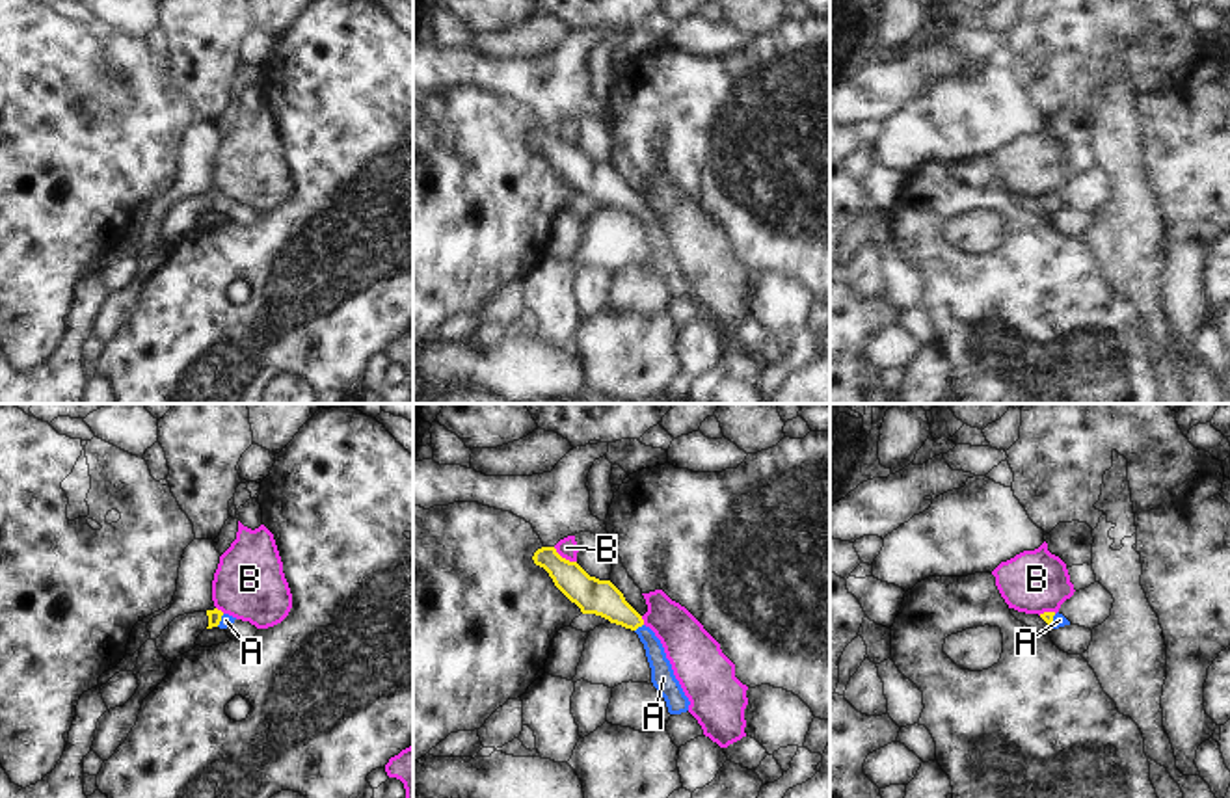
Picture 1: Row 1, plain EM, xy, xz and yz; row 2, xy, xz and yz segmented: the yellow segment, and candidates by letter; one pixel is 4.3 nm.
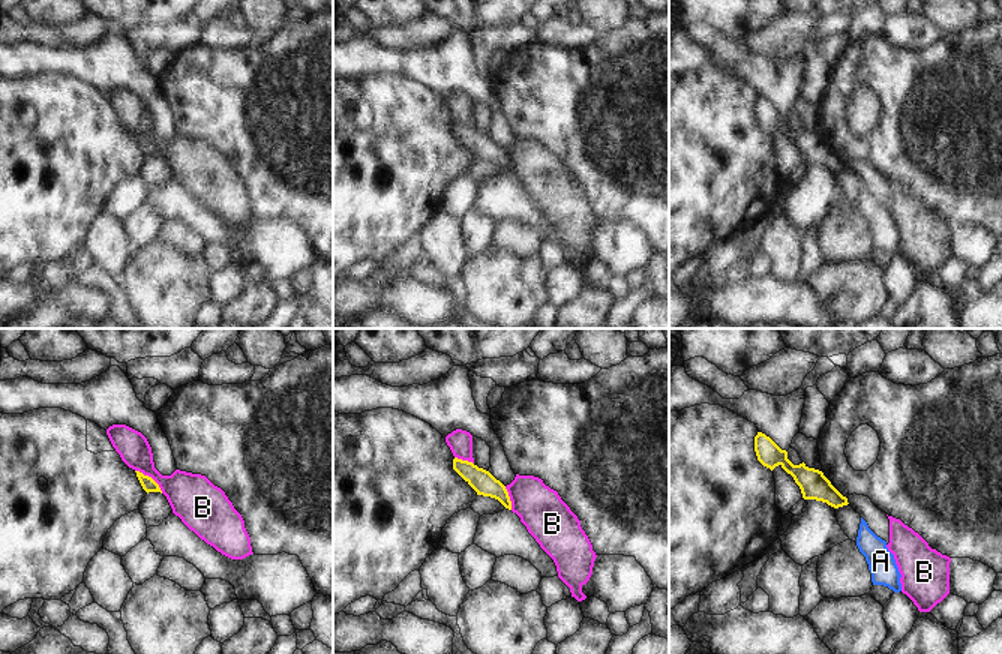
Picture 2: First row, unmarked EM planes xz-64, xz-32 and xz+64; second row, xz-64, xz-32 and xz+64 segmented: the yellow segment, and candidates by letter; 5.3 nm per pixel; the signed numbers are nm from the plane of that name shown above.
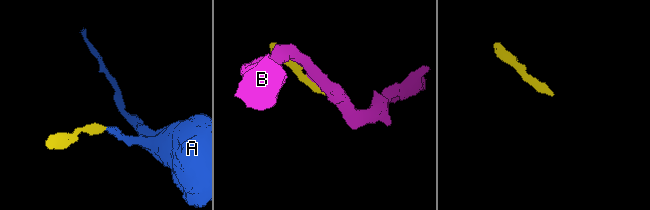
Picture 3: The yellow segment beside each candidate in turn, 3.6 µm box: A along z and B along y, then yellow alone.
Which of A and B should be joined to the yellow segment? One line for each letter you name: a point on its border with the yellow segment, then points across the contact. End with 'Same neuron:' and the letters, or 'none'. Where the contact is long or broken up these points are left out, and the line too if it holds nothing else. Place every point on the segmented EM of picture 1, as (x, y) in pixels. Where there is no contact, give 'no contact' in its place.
A: xz (639, 625) | across xz (592, 596), (605, 599), (639, 625), (654, 648), (663, 678)
Same neuron: A

